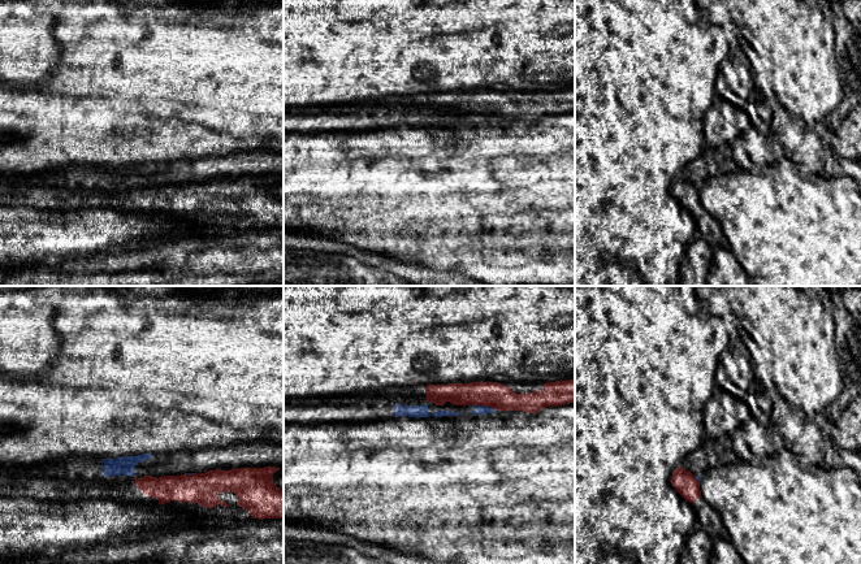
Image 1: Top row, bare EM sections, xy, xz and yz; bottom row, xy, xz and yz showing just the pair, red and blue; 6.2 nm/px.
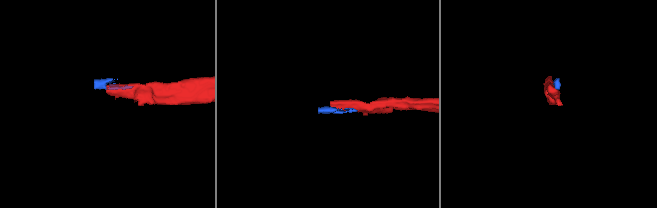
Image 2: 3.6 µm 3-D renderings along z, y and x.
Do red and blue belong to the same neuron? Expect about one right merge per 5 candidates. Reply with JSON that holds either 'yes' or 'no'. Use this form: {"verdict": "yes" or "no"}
{"verdict": "no"}

